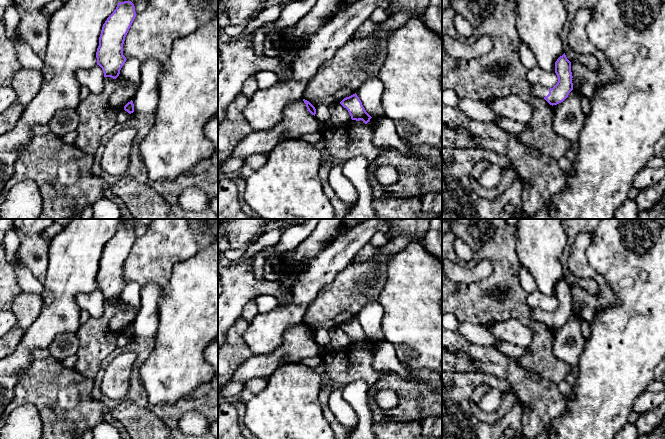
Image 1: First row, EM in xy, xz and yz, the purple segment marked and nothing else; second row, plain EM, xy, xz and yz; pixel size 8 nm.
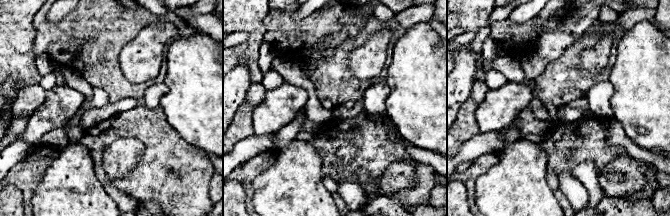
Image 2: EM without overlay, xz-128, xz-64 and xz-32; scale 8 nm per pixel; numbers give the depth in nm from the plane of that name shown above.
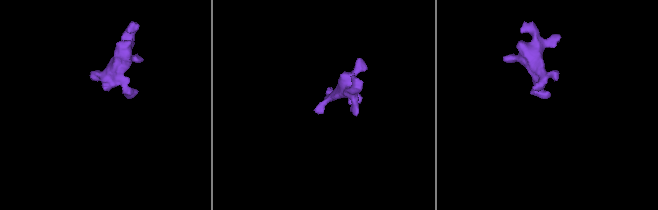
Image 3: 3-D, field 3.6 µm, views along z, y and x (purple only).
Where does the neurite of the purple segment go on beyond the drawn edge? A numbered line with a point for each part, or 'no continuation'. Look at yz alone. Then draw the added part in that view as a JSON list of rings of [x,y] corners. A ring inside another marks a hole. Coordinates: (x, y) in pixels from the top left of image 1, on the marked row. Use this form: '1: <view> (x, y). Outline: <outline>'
1: yz (538, 91). Outline: [[[531,85],[531,93],[535,97],[544,98],[549,94],[549,89],[544,88],[540,85]]]

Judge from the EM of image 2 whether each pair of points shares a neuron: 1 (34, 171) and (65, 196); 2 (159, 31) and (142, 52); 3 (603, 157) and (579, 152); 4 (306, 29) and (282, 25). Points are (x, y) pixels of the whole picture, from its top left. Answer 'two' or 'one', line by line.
1: two
2: one
3: one
4: one

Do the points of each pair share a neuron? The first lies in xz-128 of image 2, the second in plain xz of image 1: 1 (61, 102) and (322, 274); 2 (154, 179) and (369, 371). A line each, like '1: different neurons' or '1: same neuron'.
1: same neuron
2: same neuron

